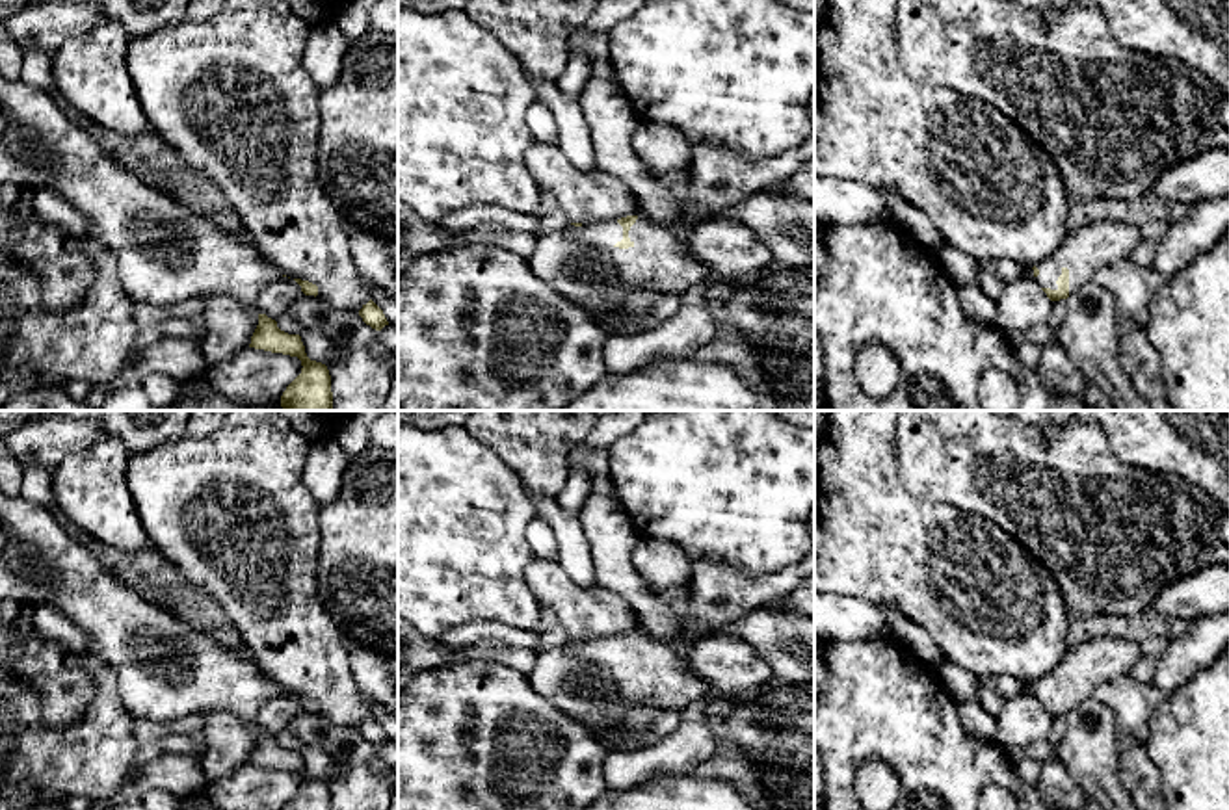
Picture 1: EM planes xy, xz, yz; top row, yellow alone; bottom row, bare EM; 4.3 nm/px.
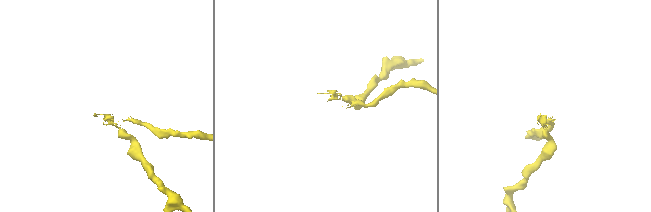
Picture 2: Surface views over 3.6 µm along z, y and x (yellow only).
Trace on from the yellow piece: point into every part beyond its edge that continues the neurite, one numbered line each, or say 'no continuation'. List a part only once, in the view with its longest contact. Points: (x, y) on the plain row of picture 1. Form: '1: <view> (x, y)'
1: xz (581, 679)

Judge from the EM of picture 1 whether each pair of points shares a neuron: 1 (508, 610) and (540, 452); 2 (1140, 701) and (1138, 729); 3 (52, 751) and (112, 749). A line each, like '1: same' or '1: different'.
1: different
2: same
3: same

